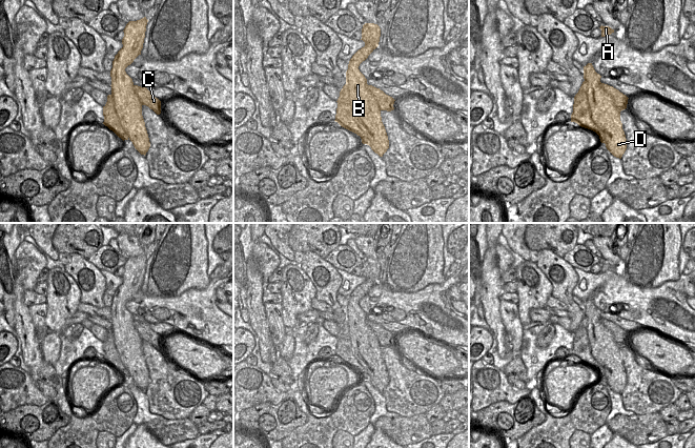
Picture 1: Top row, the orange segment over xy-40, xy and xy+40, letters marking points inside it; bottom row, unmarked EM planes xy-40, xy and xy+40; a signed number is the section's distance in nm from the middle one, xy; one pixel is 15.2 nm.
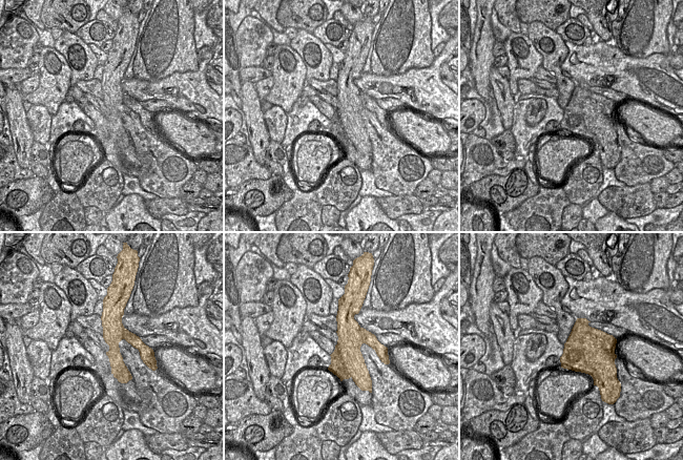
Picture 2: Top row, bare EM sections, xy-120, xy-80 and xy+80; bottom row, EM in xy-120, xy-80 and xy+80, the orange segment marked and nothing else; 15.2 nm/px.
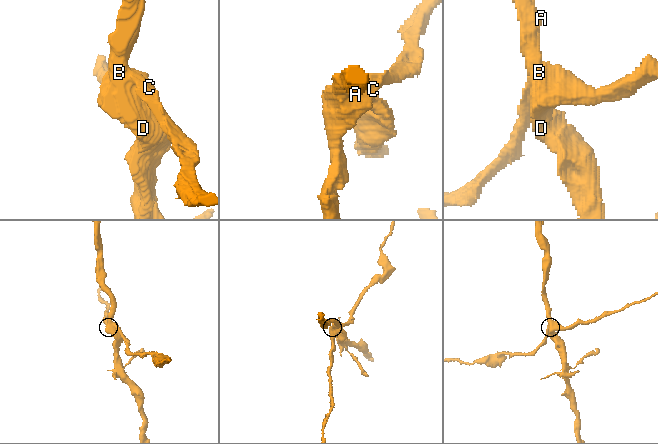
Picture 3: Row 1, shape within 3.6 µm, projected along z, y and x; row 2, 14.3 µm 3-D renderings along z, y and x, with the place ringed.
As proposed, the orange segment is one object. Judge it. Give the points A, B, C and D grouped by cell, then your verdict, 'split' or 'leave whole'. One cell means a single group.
A B D / C; split

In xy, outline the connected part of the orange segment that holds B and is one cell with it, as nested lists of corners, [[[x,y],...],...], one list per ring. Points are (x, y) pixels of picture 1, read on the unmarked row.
[[[365,259],[362,264],[362,274],[365,282],[359,285],[350,294],[346,307],[350,339],[354,355],[364,367],[362,379],[367,380],[380,392],[389,384],[389,375],[382,358],[381,344],[375,332],[367,324],[367,314],[360,307],[360,300],[379,282],[381,264],[374,259]]]

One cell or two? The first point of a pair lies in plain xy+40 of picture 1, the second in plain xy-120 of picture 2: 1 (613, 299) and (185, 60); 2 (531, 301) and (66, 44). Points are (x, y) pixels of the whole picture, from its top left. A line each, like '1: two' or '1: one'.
1: two
2: two

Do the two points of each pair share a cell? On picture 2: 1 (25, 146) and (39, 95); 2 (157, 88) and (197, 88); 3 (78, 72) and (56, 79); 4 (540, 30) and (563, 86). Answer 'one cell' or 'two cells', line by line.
1: two cells
2: one cell
3: two cells
4: one cell

